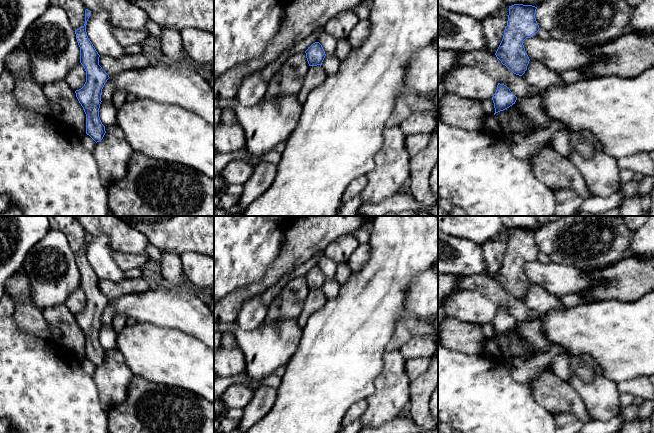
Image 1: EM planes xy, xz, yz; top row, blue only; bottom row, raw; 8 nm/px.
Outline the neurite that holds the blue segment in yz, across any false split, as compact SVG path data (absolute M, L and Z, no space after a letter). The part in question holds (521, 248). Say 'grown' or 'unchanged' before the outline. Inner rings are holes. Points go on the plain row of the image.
unchanged; M532 229L509 230L507 250L495 277L503 289L519 300L525 297L530 285L523 265L531 262L531 259L536 258L540 253L535 242L536 233L537 231Z

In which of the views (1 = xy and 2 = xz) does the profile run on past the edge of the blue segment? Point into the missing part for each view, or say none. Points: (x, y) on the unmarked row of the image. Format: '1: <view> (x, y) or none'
1: none
2: none

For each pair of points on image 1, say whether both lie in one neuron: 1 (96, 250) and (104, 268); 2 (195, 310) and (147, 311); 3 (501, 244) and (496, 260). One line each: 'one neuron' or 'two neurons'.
1: one neuron
2: one neuron
3: one neuron

